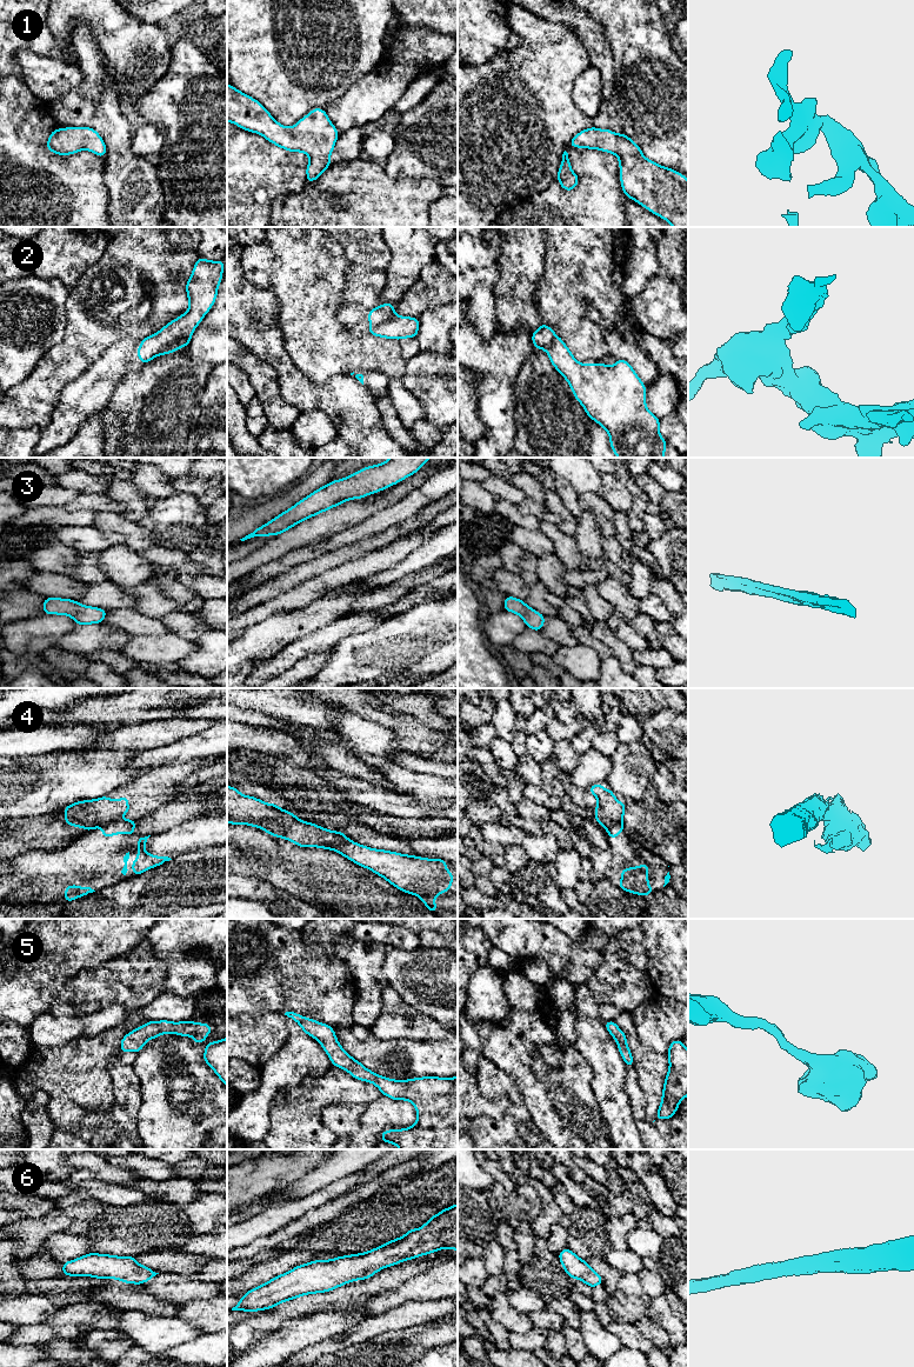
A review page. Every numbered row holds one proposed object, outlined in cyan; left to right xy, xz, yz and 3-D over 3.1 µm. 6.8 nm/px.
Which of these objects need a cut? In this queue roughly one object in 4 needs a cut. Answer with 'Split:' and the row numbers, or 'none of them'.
Split: 2, 4

